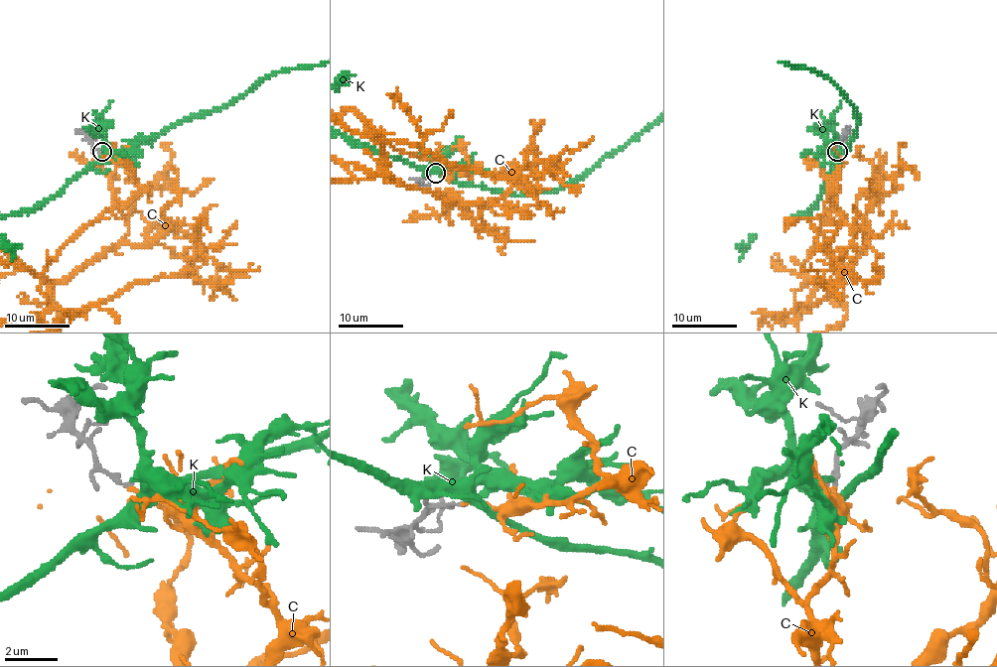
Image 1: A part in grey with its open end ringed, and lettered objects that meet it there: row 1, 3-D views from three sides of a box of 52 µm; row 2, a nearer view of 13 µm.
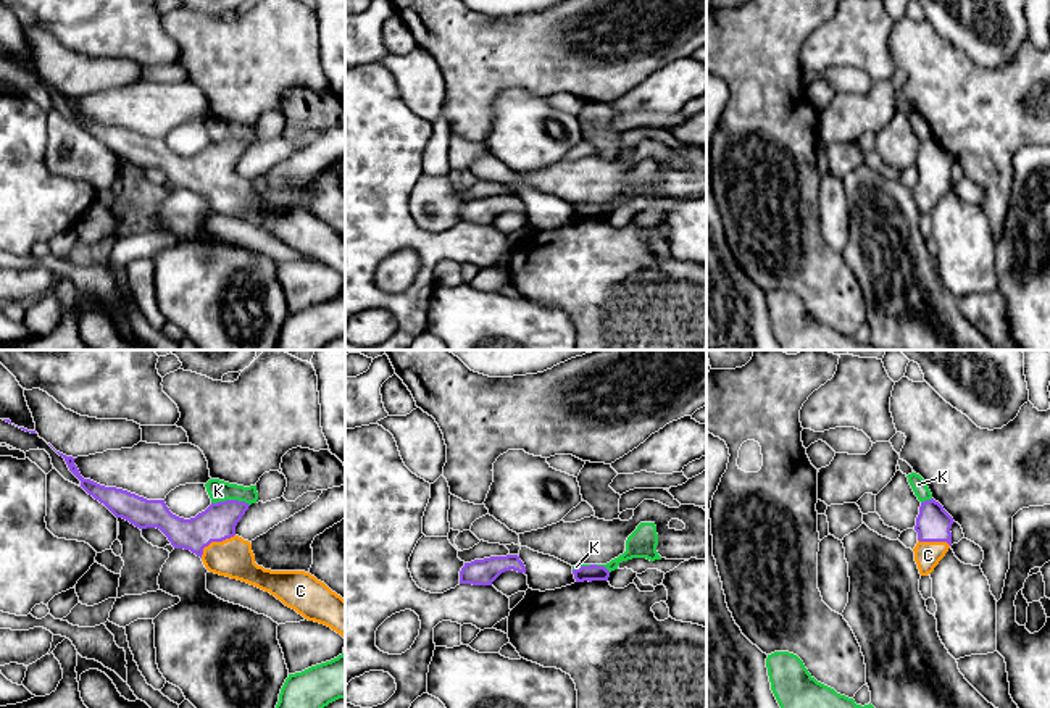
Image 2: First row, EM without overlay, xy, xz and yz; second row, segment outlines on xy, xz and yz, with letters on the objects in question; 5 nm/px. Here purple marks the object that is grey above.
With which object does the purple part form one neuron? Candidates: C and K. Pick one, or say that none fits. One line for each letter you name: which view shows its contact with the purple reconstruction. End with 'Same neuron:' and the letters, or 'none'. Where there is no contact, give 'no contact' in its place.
C: meets purple in xy
Same neuron: C

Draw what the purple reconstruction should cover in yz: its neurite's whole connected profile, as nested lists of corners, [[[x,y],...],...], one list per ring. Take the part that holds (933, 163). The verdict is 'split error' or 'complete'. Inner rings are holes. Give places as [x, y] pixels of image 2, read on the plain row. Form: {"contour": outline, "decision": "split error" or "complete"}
{"contour": [[[934,137],[921,142],[915,165],[918,182],[913,187],[921,214],[931,213],[952,185],[953,161],[953,156]]], "decision": "split error"}

